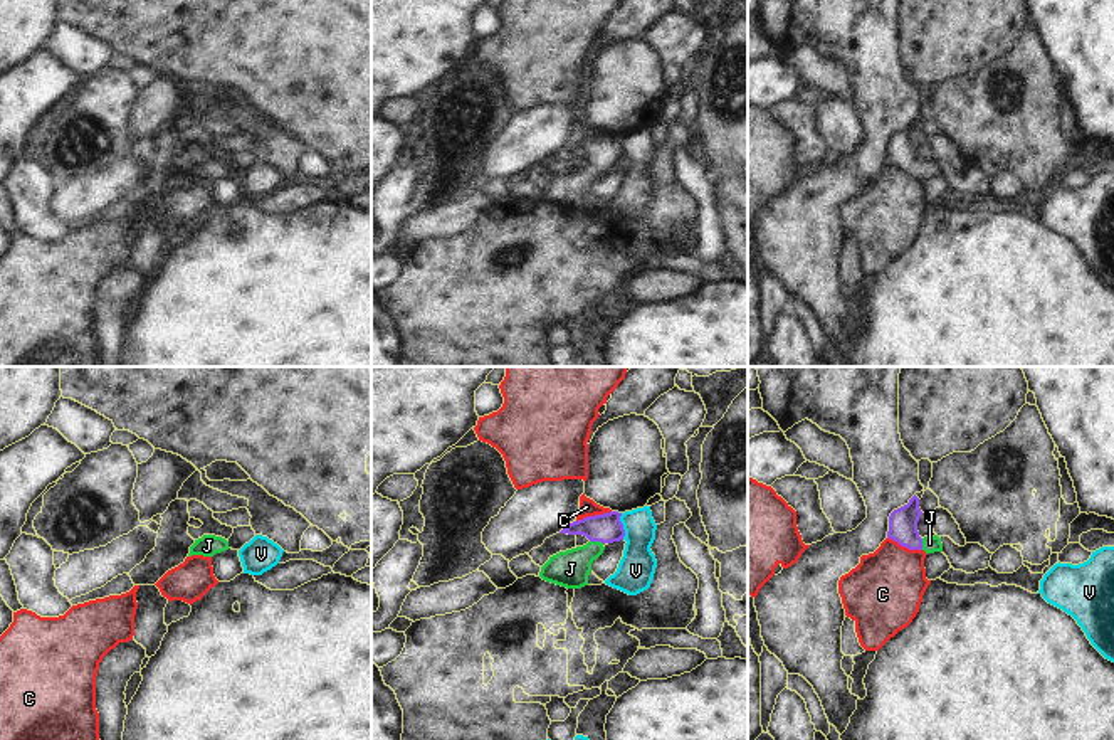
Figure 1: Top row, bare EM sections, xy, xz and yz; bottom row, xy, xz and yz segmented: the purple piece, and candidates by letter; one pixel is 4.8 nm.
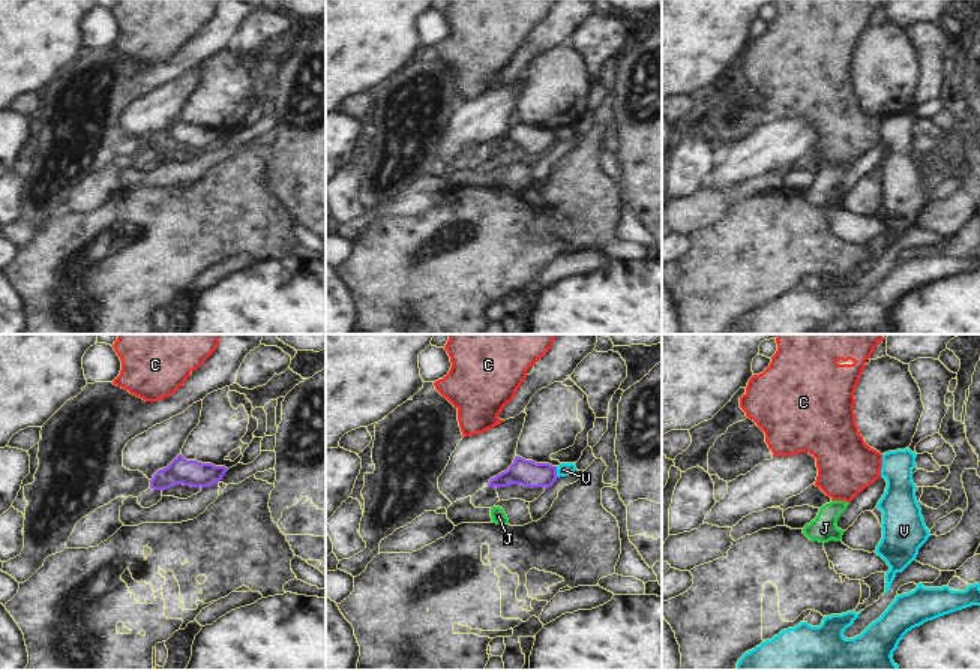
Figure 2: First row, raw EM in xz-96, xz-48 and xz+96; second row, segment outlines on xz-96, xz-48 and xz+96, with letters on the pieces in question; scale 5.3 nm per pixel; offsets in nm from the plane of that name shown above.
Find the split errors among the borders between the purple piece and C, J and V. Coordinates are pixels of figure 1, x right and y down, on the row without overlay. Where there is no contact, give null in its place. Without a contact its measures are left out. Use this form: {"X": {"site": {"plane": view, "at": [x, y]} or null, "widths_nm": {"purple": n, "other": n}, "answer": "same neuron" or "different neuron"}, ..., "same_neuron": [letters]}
{"C": {"site": {"plane": "xz", "at": [595, 138]}, "widths_nm": {"purple": 140, "other": 80}, "answer": "different neuron"}, "J": {"site": {"plane": "xz", "at": [597, 163]}, "widths_nm": {"purple": 140, "other": 180}, "answer": "same neuron"}, "V": {"site": {"plane": "xz", "at": [622, 150]}, "widths_nm": {"purple": 140, "other": 180}, "answer": "different neuron"}, "same_neuron": ["J"]}

